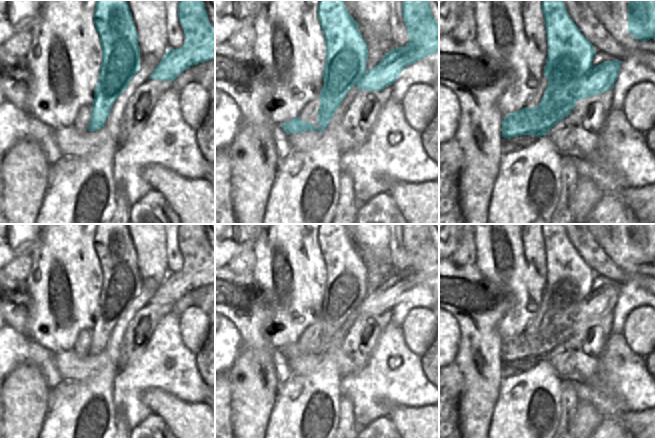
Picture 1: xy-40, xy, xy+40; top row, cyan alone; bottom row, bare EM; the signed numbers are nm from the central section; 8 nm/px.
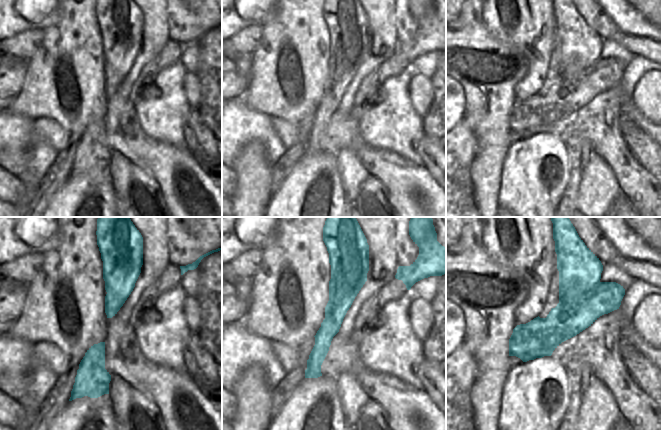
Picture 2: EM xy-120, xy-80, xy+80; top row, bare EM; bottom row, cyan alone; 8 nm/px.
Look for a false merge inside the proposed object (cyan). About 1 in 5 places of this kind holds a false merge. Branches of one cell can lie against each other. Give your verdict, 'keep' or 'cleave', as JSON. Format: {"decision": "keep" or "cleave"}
{"decision": "cleave"}

